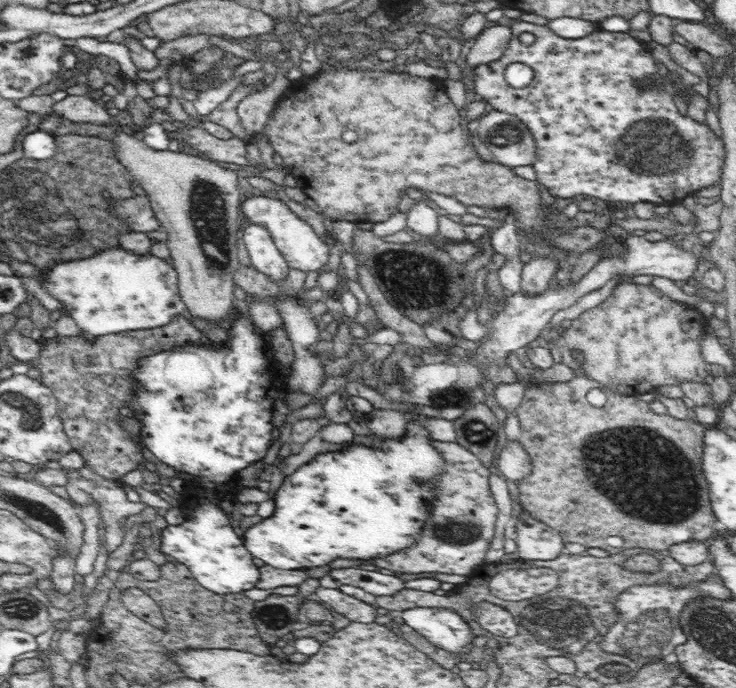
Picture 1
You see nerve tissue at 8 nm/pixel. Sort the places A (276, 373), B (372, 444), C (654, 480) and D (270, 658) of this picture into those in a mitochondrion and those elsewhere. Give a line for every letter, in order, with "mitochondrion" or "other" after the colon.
A: other
B: other
C: mitochondrion
D: other

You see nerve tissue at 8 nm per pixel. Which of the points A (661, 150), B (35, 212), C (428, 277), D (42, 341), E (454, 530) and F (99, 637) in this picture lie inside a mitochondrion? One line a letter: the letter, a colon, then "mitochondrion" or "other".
A: mitochondrion
B: mitochondrion
C: mitochondrion
D: other
E: mitochondrion
F: other

